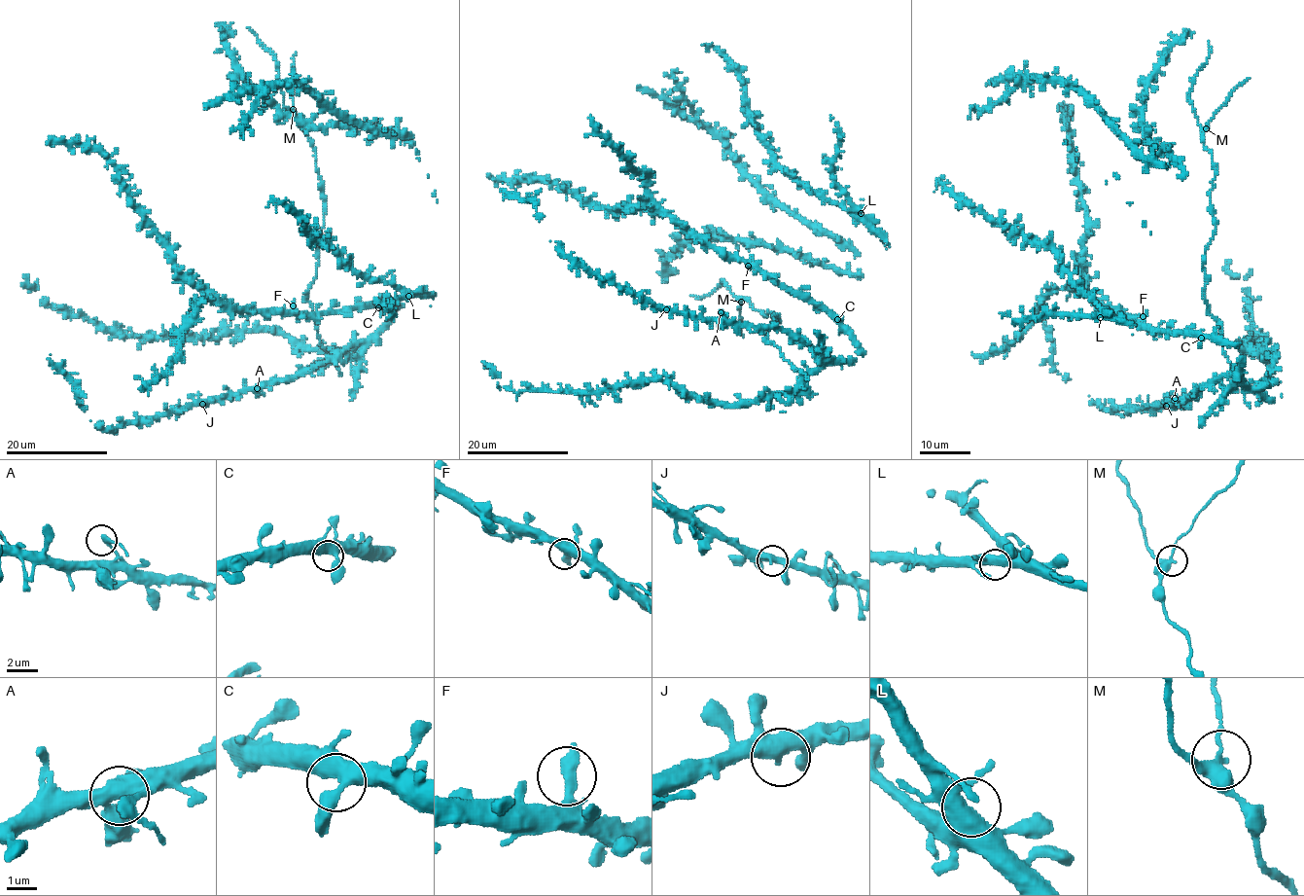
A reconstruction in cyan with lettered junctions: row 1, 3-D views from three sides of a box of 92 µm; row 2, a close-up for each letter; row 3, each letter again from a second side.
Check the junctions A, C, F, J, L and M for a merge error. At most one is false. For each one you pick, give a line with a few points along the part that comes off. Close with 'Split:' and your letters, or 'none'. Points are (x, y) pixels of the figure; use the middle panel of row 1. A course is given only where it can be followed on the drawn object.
M: (740, 302), (743, 337)
Split: M

